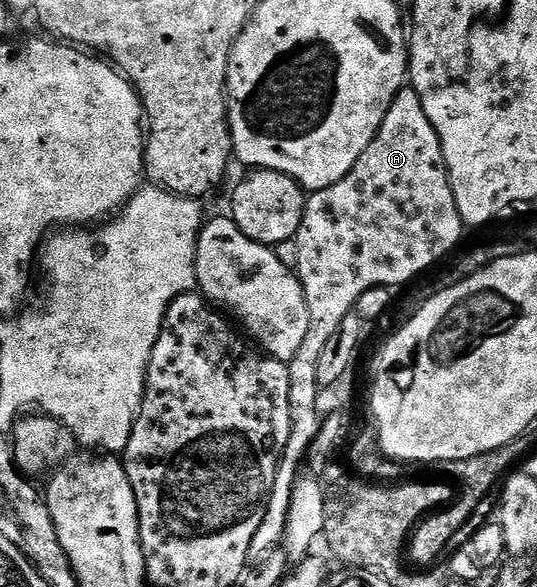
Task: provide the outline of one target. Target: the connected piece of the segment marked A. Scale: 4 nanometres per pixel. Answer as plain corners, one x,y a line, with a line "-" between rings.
411,87
401,89
395,95
391,107
387,107
387,115
383,115
383,123
375,139
371,139
367,151
359,155
359,163
355,163
355,167
351,167
351,171
346,177
339,179
339,183
310,192
305,202
303,219
295,238
299,247
299,263
295,272
307,299
309,326
295,359
287,363
291,387
291,435
287,439
287,447
281,452
281,462
277,464
275,483
271,487
265,518
263,523
259,523
259,531
255,531
251,547
245,552
245,560
250,566
262,565
269,556
278,552
284,542
293,484
302,472
301,464
305,461
305,452
308,454
312,450
317,438
319,354
323,352
323,347
327,347
331,335
339,331
348,313
356,310
357,300
359,295
363,295
363,291
407,284
412,277
417,277
424,269
431,268
444,253
451,252
460,243
461,229
463,230
463,222
455,203
455,195
451,191
451,179
447,163
443,159
439,135
431,119
427,119
423,103
415,90

